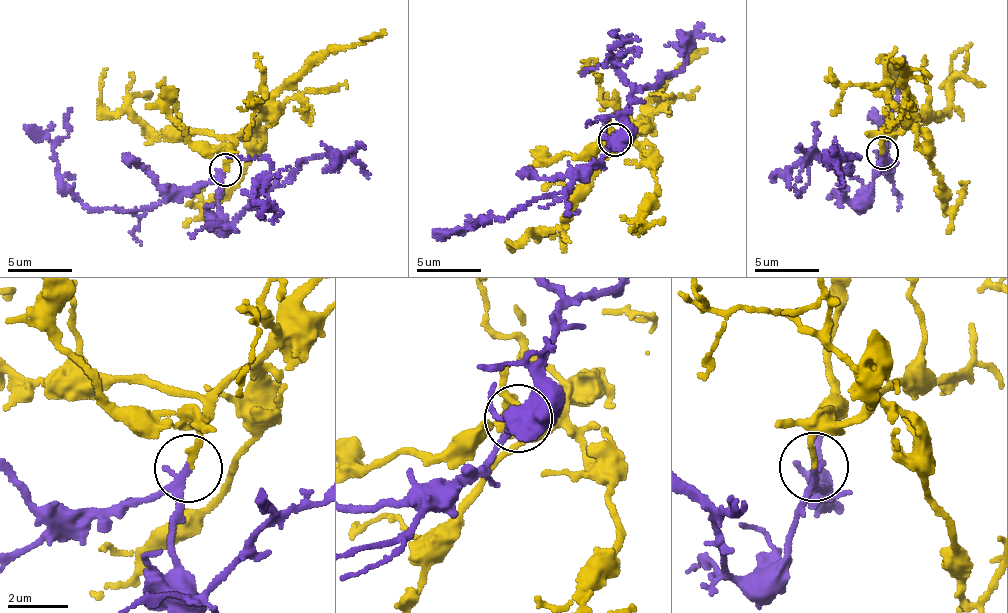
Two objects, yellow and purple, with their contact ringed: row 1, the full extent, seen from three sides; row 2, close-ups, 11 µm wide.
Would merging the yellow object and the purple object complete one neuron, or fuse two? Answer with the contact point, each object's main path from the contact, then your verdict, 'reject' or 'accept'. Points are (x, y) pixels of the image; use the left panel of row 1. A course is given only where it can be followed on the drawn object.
at (225, 169); yellow runs (224, 170), (239, 136), (268, 100), (336, 49), (384, 30); purple runs (224, 170), (147, 206), (123, 212), (90, 207), (61, 179), (53, 157), (53, 148), (68, 133), (71, 108); accept

